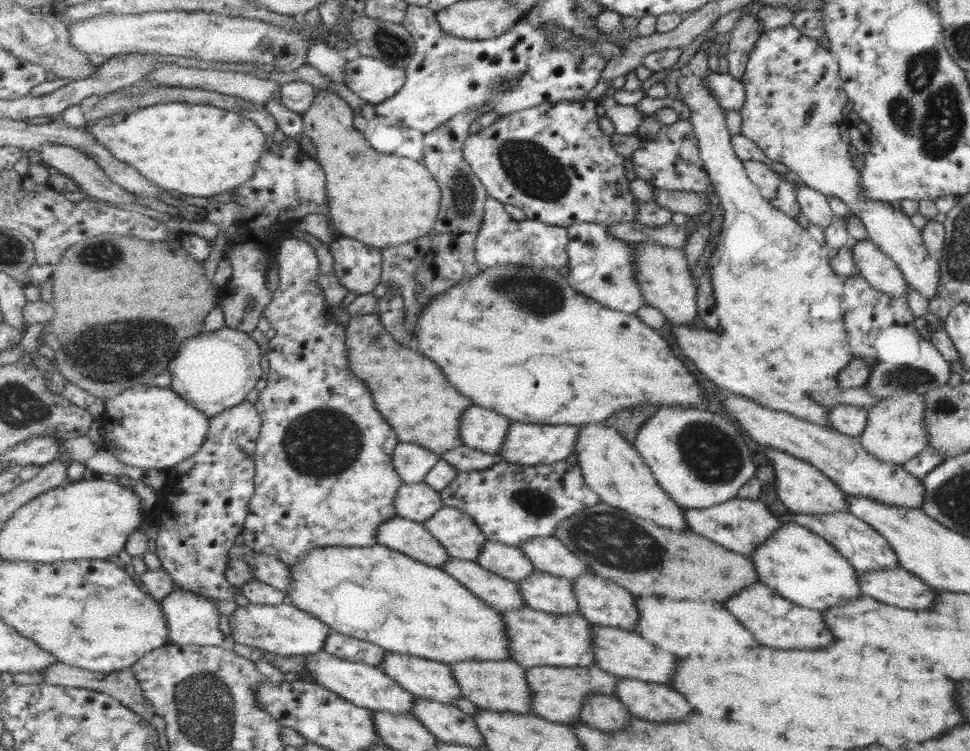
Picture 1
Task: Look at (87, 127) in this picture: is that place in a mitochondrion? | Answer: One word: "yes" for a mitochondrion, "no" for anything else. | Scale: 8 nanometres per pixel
no

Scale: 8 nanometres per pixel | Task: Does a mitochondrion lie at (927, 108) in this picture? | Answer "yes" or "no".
yes

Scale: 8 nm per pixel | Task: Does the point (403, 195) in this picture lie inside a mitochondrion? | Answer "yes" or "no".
no

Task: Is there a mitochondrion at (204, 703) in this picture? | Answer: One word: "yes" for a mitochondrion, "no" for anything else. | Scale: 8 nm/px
yes

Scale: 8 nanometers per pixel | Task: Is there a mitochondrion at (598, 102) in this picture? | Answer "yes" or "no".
no

